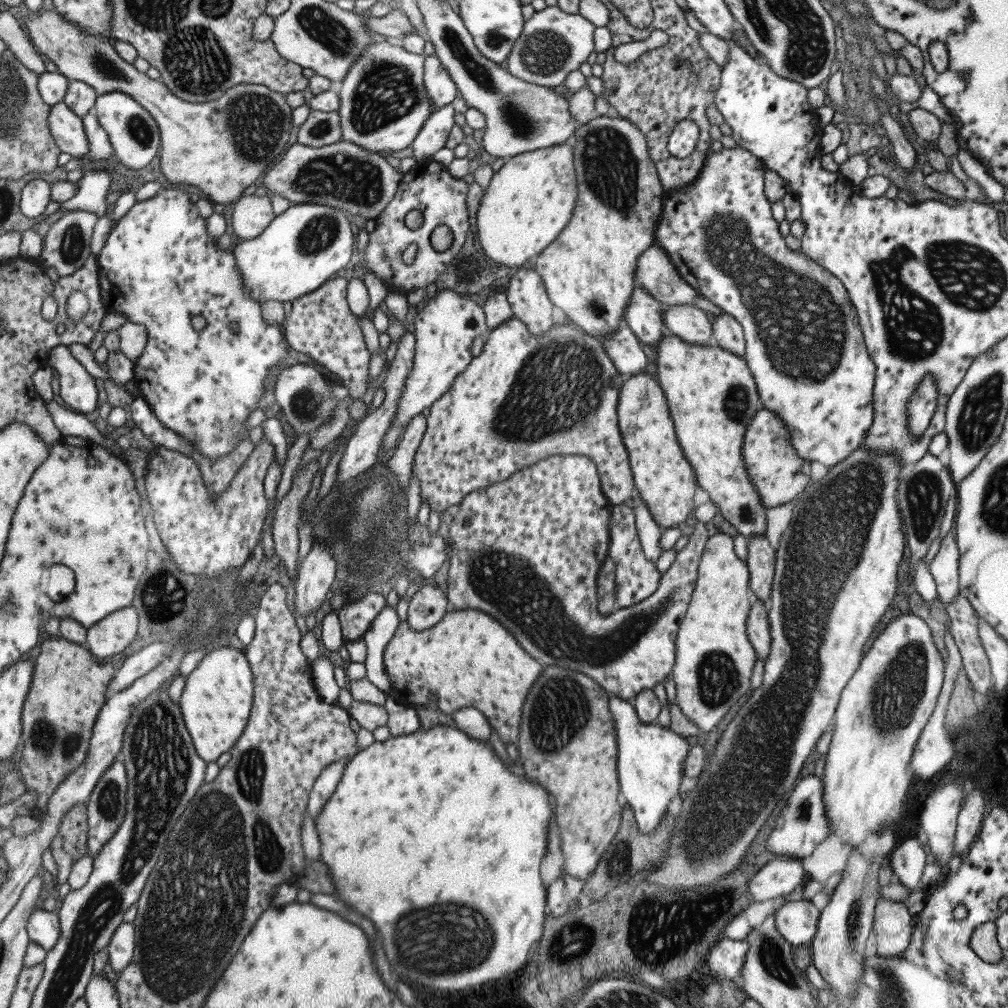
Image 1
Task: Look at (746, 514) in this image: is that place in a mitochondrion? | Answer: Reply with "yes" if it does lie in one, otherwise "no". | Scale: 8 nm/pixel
yes

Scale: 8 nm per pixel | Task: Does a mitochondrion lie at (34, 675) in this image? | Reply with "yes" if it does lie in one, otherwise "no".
no

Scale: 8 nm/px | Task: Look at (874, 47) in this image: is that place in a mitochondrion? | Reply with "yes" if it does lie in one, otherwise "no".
no

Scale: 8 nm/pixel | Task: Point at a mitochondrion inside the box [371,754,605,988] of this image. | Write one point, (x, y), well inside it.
(459, 934)

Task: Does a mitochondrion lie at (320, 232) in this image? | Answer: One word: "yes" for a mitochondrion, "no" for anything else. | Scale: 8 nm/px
yes

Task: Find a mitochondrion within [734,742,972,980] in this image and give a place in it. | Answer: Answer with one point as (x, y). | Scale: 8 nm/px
(854, 930)

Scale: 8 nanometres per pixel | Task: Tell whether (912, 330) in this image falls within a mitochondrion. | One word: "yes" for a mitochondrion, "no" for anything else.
yes

